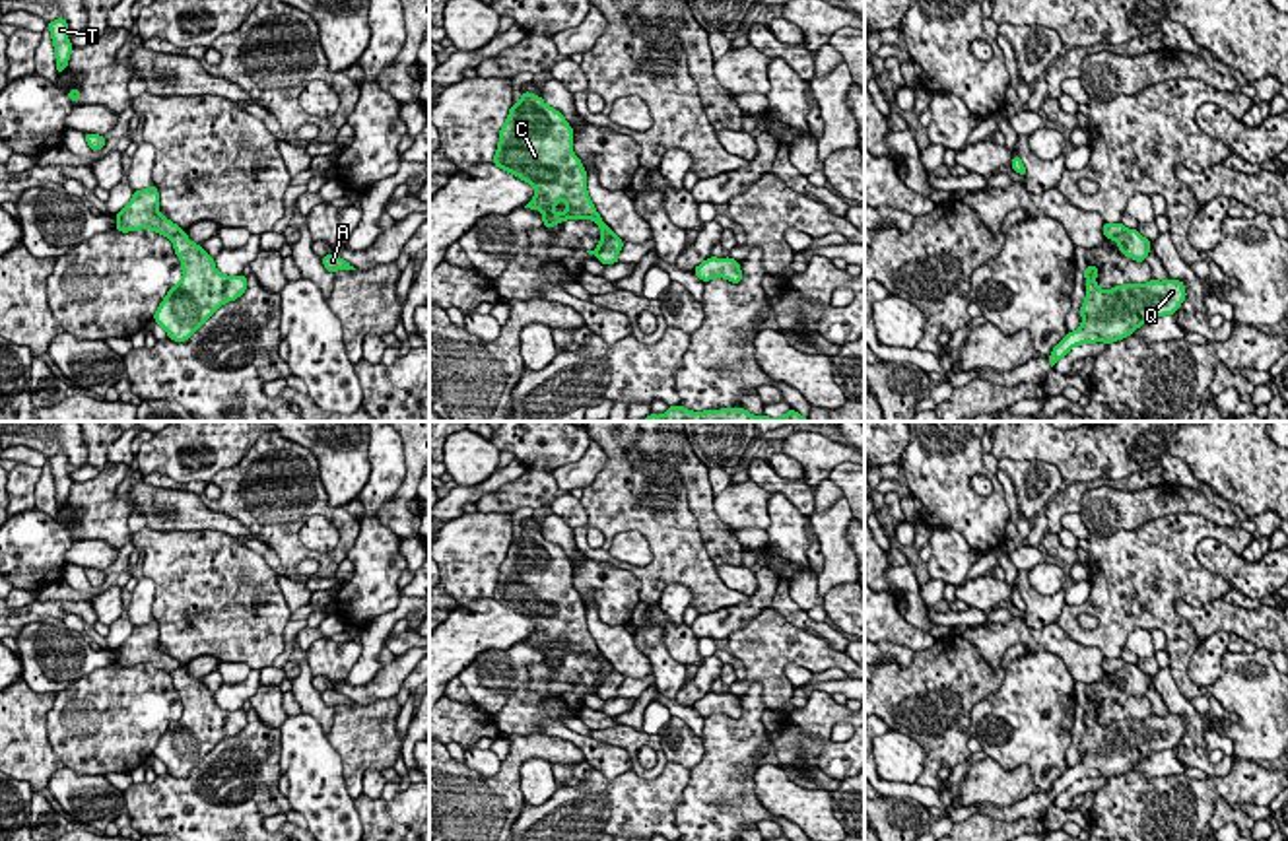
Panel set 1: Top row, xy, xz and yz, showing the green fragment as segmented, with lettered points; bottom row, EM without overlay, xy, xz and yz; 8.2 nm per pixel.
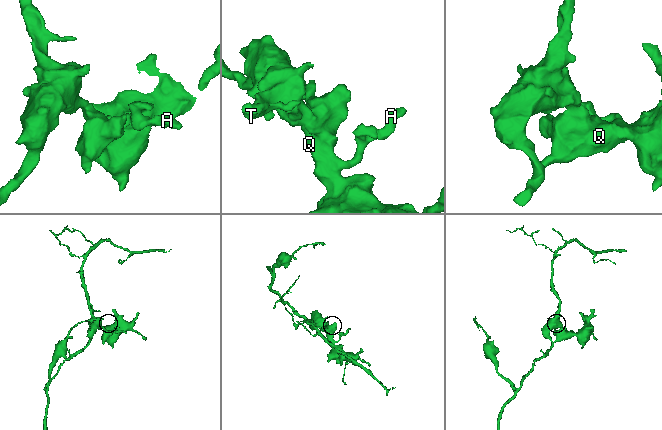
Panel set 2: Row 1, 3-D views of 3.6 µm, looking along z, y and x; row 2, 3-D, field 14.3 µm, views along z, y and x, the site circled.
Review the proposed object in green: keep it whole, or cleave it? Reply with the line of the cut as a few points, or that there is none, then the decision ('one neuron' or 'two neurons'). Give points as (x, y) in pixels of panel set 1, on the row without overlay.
cut in xz along (612, 667), (597, 688); two neurons

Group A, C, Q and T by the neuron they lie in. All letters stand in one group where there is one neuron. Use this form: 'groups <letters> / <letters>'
groups A Q / C T

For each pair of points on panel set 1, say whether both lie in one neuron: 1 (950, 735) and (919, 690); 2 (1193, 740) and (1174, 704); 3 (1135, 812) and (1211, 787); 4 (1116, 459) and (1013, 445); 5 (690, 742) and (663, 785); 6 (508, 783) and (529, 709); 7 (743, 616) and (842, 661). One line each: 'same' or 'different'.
1: same
2: same
3: same
4: same
5: different
6: different
7: different

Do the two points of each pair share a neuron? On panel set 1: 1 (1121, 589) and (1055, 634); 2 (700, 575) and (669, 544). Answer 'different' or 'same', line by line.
1: different
2: same

